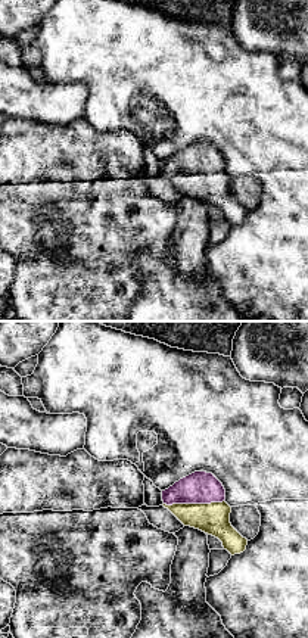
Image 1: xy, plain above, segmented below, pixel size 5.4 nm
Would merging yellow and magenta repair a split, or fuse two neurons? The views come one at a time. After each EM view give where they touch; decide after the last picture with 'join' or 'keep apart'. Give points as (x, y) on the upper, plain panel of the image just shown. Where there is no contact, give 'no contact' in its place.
meets yellow at (193, 174)

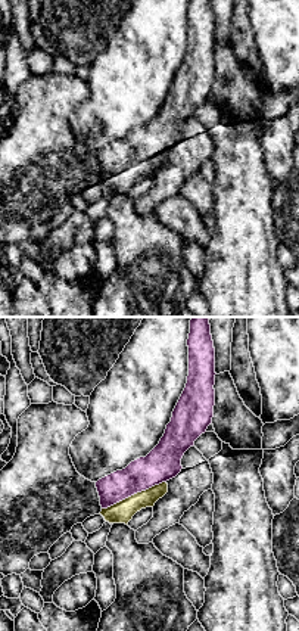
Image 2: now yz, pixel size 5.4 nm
meets yellow at (134, 164)

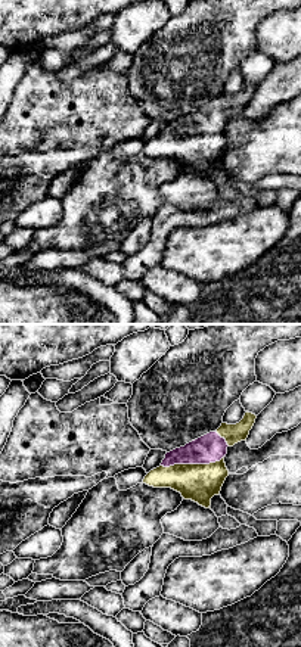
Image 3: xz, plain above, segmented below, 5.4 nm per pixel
meets yellow at (192, 134)

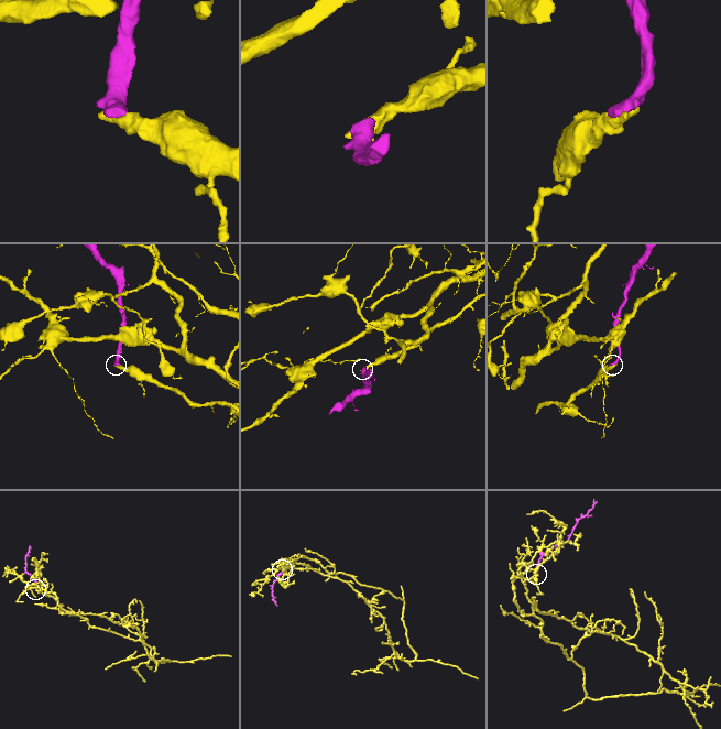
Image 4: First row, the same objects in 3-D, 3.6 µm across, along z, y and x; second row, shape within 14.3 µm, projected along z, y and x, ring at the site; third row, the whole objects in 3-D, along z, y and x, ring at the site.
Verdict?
join

